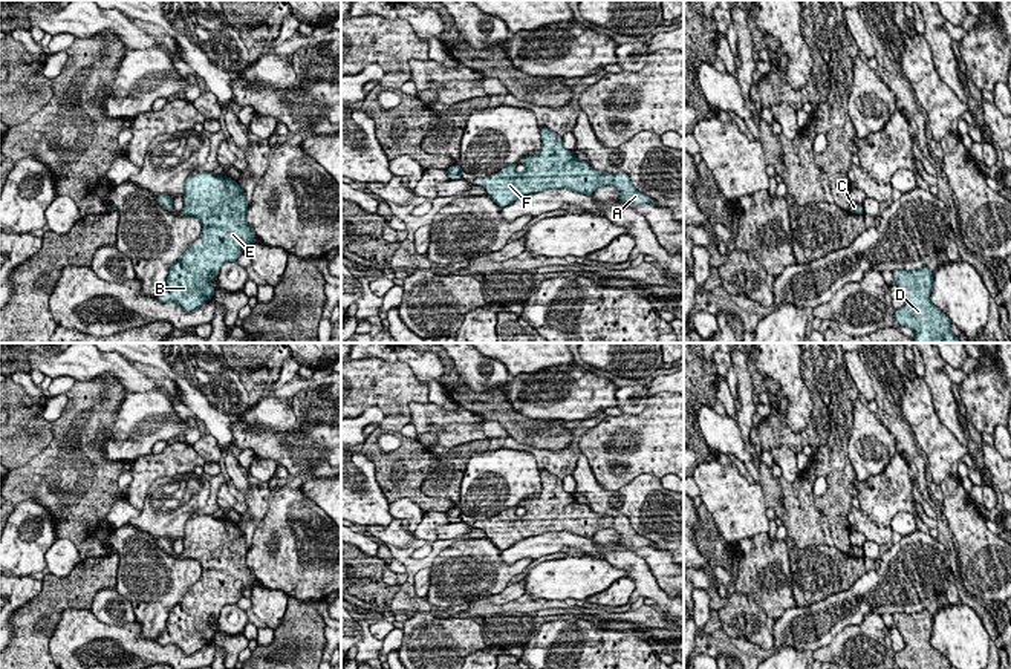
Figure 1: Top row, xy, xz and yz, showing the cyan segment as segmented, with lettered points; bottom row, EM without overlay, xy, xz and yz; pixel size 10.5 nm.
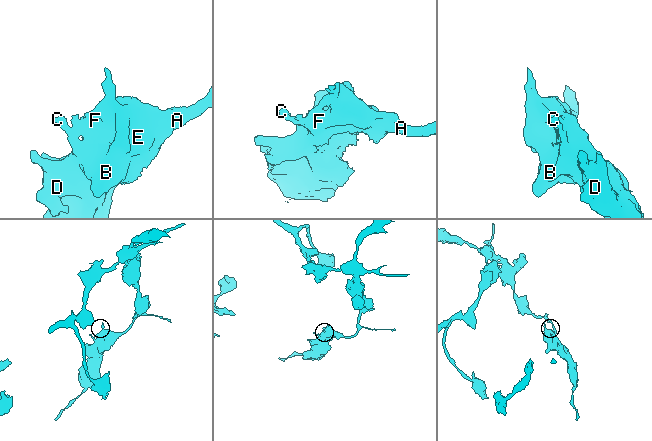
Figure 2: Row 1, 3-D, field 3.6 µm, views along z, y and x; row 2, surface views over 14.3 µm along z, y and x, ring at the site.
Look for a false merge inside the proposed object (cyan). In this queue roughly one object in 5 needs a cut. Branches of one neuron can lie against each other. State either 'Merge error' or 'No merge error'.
No merge error

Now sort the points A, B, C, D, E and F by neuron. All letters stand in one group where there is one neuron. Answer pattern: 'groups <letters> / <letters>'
groups A B C D E F

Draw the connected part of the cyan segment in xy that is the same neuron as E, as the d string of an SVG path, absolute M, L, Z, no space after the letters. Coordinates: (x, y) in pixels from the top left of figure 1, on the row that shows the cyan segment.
M199 171L185 181L180 214L194 216L202 224L200 245L190 245L171 265L159 302L176 302L193 312L213 300L211 279L219 276L225 262L237 262L245 245L257 234L246 222L248 202L237 181L225 175Z

